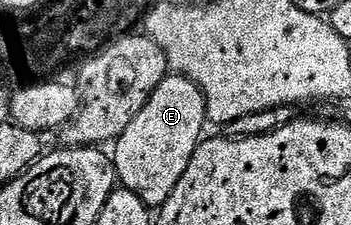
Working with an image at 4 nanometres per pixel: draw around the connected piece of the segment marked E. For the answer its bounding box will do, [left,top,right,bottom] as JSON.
[112,75,207,206]

